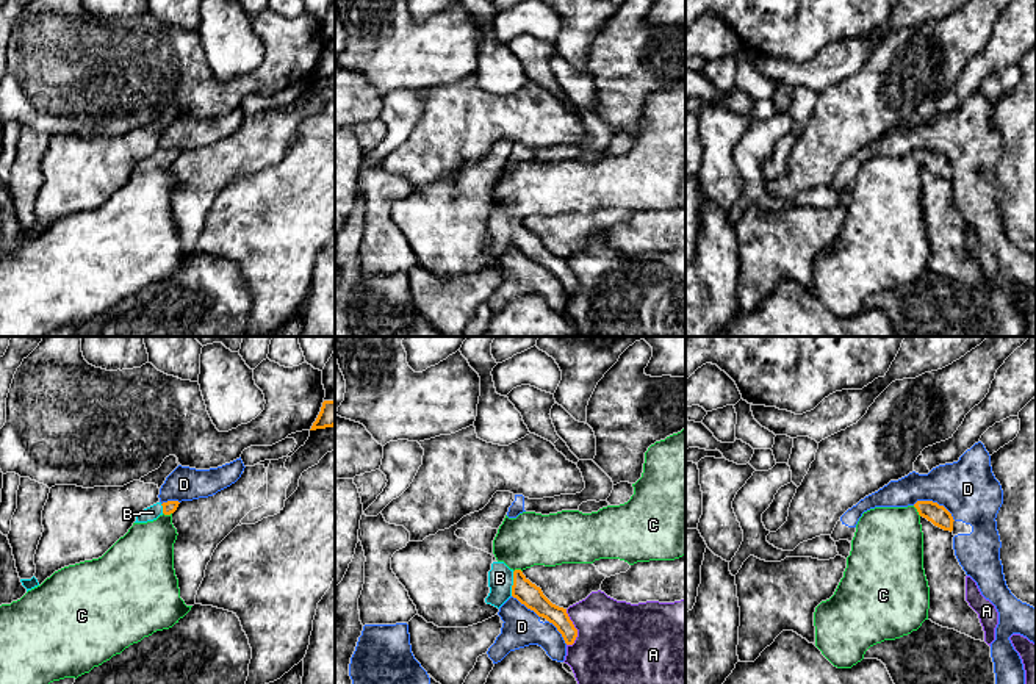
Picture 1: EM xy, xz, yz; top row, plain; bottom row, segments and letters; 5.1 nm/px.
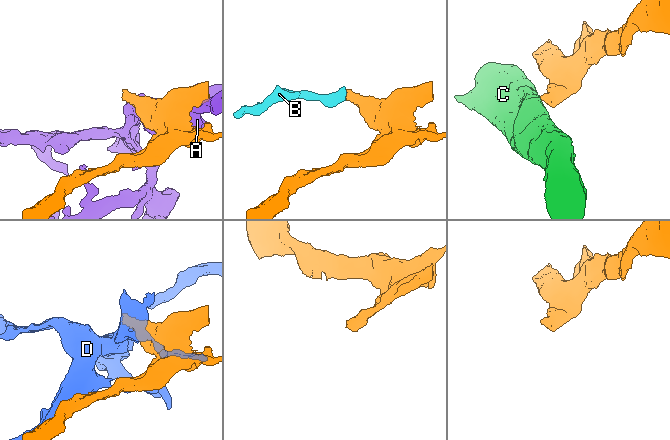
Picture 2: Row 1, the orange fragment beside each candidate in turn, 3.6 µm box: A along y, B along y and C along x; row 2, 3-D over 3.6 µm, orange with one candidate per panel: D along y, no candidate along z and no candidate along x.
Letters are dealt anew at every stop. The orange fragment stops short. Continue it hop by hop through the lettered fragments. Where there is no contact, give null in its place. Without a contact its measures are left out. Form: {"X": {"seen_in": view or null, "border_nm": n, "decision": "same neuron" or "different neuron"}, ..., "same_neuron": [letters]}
{"A": {"seen_in": "xz", "border_nm": 190, "decision": "different neuron"}, "B": {"seen_in": "xz", "border_nm": 130, "decision": "same neuron"}, "C": {"seen_in": "yz", "border_nm": 70, "decision": "different neuron"}, "D": {"seen_in": "yz", "border_nm": 240, "decision": "different neuron"}, "same_neuron": ["B"]}

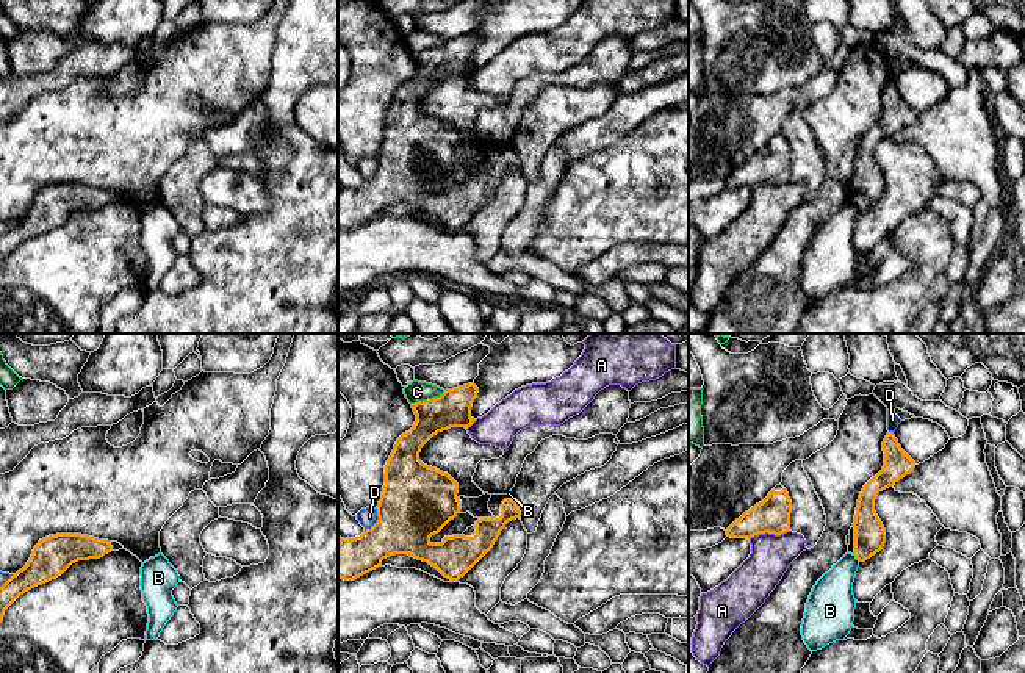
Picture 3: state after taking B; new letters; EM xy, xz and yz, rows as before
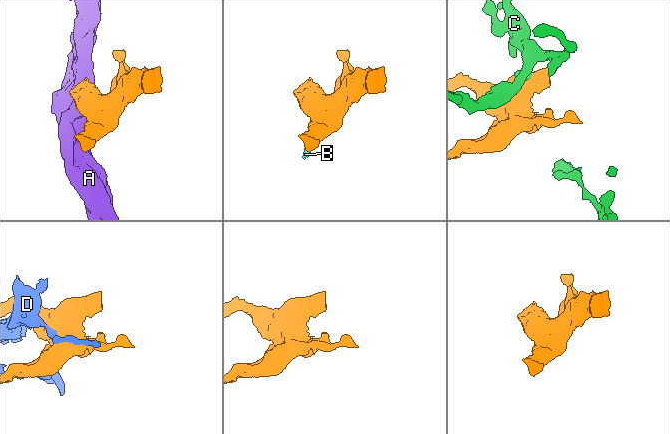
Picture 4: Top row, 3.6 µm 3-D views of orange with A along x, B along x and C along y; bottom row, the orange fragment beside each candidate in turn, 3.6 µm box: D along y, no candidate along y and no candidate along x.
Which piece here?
{"A": {"seen_in": "yz", "border_nm": 220, "decision": "different neuron"}, "B": {"seen_in": "yz", "border_nm": 50, "decision": "different neuron"}, "C": {"seen_in": "xz", "border_nm": 190, "decision": "different neuron"}, "D": {"seen_in": "xz", "border_nm": 140, "decision": "different neuron"}, "same_neuron": []}

